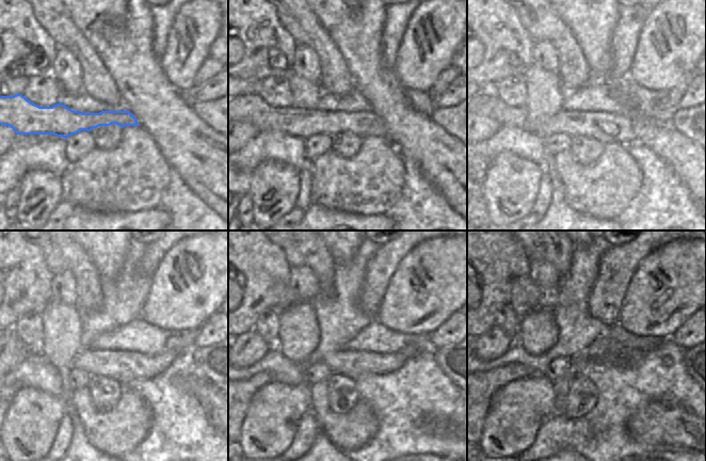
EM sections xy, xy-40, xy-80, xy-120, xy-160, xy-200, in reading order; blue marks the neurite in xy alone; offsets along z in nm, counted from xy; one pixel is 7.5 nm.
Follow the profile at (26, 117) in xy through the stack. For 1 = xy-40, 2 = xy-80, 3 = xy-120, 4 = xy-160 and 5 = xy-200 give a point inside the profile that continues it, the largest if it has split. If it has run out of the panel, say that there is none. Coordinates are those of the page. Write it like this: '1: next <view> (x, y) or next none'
1: next xy-40 (250, 108)
2: next xy-80 (606, 127)
3: next xy-120 (121, 365)
4: next xy-160 (351, 363)
5: next xy-200 (581, 365)

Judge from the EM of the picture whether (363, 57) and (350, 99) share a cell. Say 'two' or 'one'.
two

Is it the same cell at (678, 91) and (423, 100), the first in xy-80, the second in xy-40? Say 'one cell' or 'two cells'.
two cells

